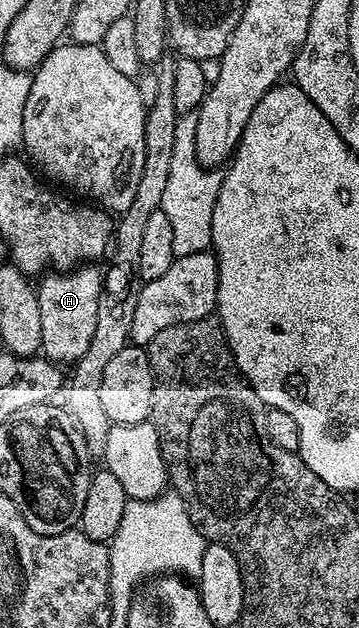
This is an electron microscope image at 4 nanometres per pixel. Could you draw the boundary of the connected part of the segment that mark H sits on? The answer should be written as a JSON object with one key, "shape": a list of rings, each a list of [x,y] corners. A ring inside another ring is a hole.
{"shape":[[[82,264],[77,268],[69,272],[50,272],[41,279],[42,282],[37,283],[36,291],[40,306],[40,317],[41,317],[41,335],[43,336],[41,353],[45,357],[49,358],[51,362],[55,364],[63,364],[62,362],[67,362],[67,364],[73,364],[80,360],[80,356],[84,356],[84,352],[88,352],[88,344],[92,344],[92,332],[96,332],[96,308],[98,307],[98,301],[100,300],[100,292],[102,291],[102,276],[103,271],[101,269],[97,270],[97,265],[94,264]]]}

